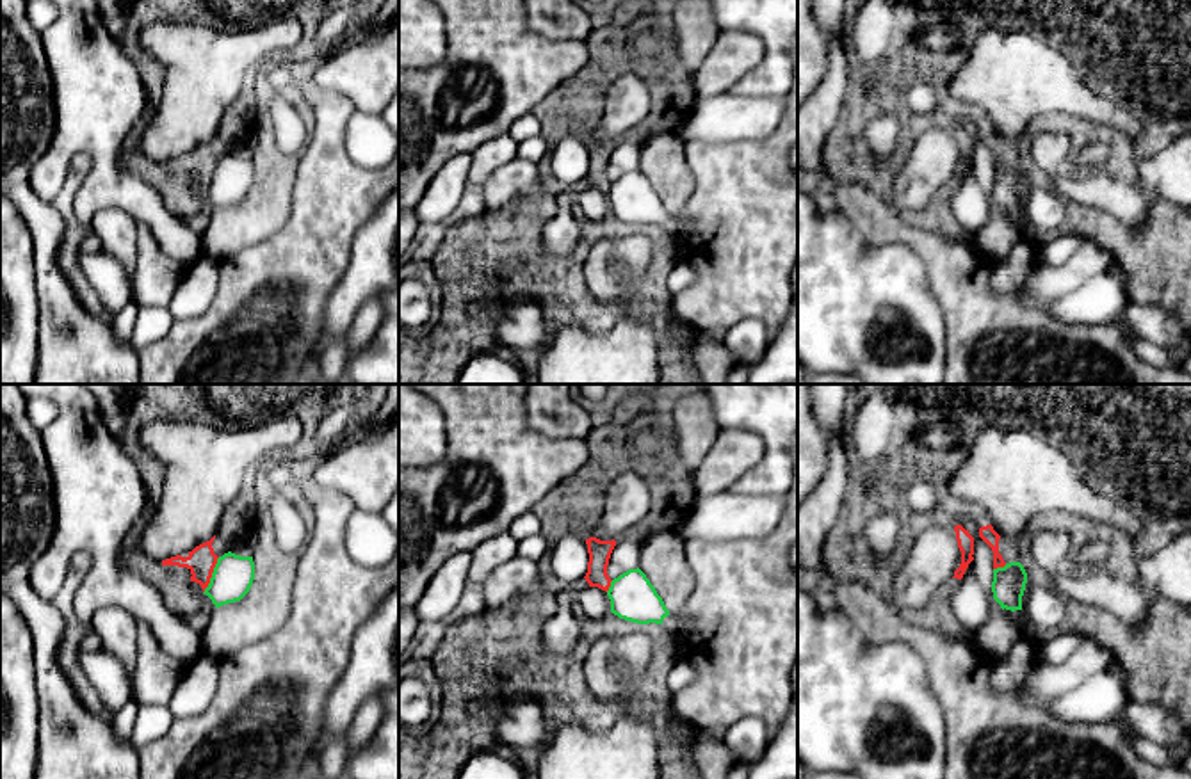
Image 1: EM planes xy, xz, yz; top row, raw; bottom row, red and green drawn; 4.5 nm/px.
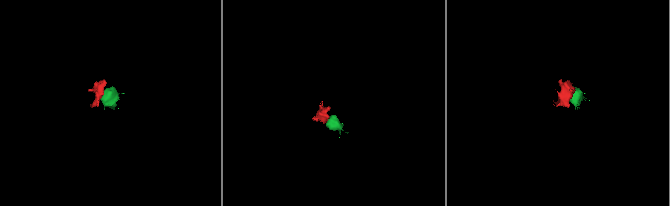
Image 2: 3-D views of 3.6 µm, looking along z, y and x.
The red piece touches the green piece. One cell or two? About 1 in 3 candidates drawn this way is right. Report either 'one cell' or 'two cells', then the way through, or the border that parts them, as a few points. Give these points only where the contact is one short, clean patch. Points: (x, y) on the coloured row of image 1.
two cells | along xy (219, 557), (203, 593)

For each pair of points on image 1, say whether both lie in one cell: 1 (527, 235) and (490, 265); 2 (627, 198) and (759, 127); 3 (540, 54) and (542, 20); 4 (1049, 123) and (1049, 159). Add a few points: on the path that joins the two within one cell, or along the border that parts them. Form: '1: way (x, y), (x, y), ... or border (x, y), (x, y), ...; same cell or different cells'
1: way (518, 237), (499, 256); same cell
2: border (773, 132), (759, 141), (689, 141); different cells
3: border (526, 18), (533, 31), (561, 40); different cells
4: border (1040, 130), (1058, 130), (1076, 146); different cells

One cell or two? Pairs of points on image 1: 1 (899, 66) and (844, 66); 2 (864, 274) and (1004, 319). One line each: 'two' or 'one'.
1: two
2: two

